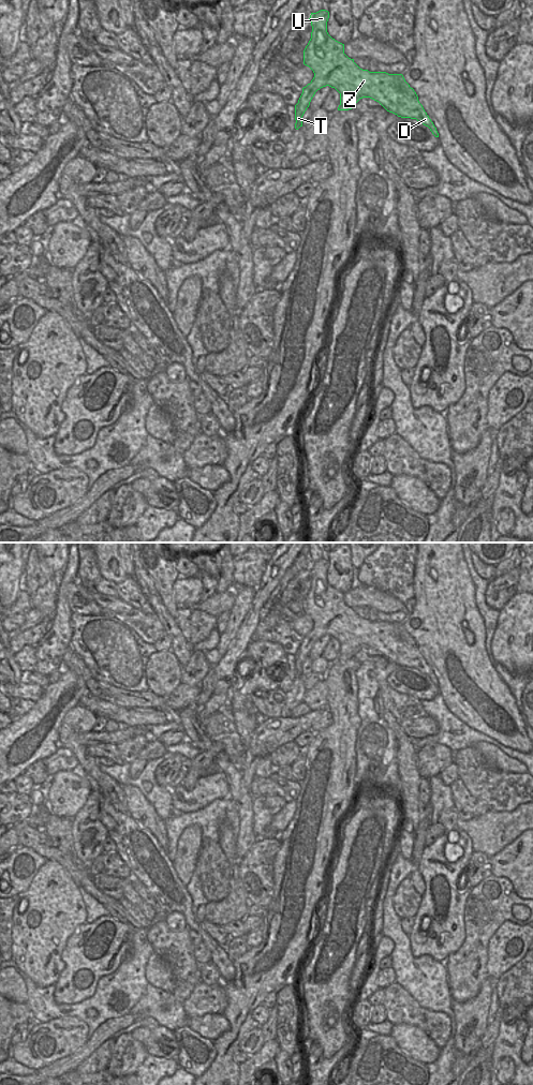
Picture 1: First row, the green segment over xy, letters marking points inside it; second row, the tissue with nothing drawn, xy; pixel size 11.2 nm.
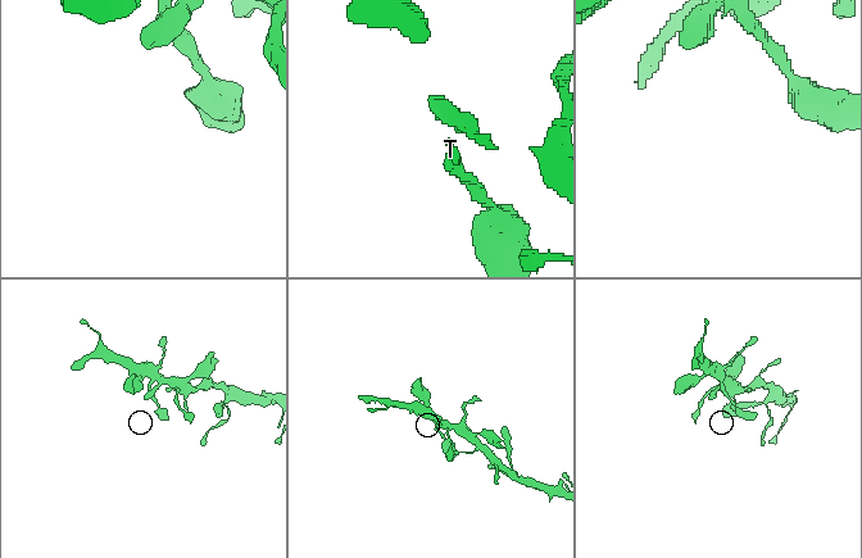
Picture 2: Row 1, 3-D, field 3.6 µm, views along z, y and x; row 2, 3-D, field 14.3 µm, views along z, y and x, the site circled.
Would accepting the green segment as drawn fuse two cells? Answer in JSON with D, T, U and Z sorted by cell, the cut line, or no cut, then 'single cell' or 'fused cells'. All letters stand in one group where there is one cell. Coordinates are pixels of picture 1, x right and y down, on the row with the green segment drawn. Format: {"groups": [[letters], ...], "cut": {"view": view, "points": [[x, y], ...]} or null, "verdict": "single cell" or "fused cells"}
{"groups": [["D", "T", "U", "Z"]], "cut": null, "verdict": "single cell"}

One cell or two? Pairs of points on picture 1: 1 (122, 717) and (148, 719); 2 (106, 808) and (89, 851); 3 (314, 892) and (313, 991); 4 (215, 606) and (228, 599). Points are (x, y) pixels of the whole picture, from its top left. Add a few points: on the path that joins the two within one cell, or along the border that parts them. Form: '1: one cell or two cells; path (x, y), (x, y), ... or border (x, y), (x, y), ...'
1: one cell; path (129, 717), (142, 717)
2: two cells; border (100, 793), (99, 819)
3: two cells; border (323, 917), (310, 953), (304, 963)
4: one cell; path (218, 604), (225, 600)

